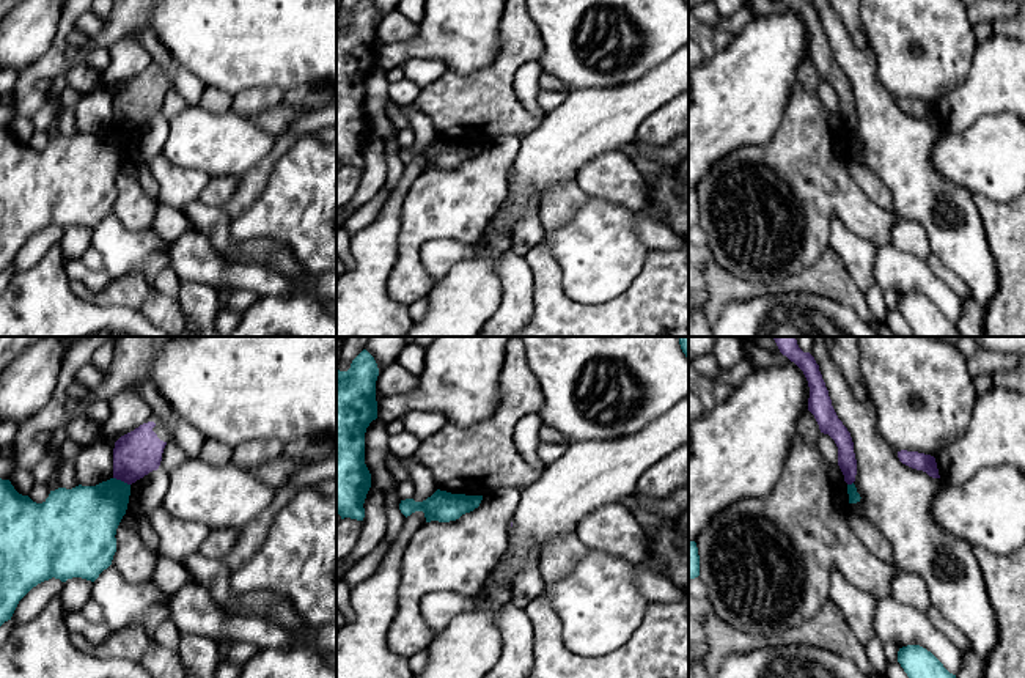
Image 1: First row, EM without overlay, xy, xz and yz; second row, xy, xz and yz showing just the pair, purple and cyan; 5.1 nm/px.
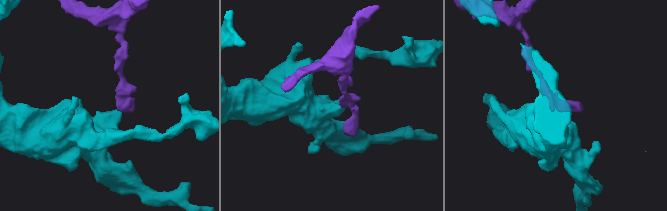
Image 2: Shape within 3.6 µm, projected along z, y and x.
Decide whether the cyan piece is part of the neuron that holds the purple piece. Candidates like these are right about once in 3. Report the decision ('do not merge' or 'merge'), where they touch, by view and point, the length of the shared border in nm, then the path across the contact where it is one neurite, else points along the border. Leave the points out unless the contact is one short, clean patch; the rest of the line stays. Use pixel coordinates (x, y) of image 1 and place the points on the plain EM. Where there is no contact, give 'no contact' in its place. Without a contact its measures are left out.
do not merge; contact xy (121, 128); length 100 nm; border xy (113, 125), (129, 132)

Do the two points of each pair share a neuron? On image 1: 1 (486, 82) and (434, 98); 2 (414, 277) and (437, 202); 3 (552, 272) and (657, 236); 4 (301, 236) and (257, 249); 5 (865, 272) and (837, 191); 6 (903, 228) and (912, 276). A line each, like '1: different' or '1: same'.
1: same
2: same
3: different
4: different
5: different
6: different

